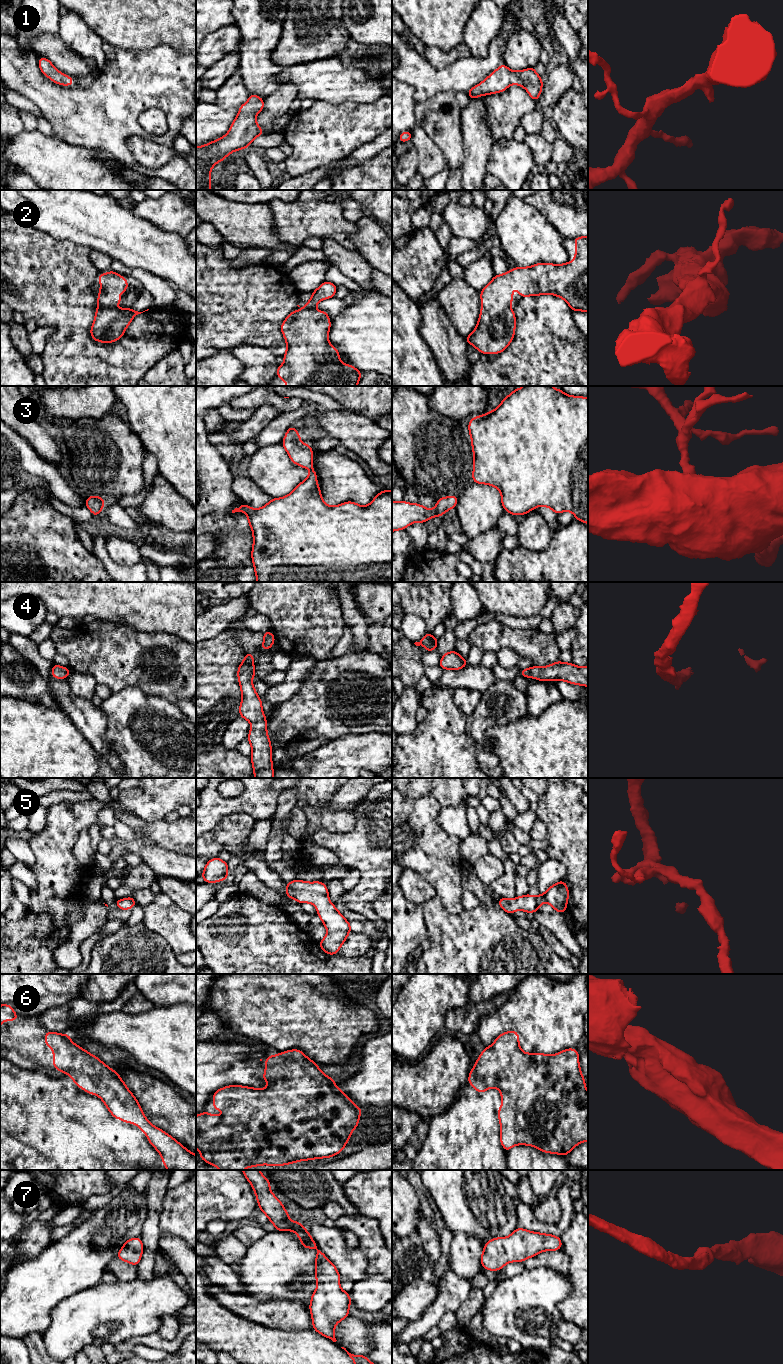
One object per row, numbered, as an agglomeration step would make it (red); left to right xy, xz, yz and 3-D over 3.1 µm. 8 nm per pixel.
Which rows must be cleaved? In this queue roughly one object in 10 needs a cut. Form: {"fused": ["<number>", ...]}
{"fused": []}

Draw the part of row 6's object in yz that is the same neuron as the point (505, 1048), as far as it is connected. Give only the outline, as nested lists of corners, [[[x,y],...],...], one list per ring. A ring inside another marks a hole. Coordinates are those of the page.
[[[515,1030],[501,1033],[490,1047],[485,1047],[475,1062],[474,1067],[469,1073],[468,1084],[482,1094],[485,1090],[498,1088],[501,1093],[502,1106],[497,1110],[500,1121],[500,1143],[504,1150],[508,1152],[515,1145],[534,1146],[544,1153],[559,1154],[566,1156],[578,1144],[588,1141],[588,1092],[585,1086],[585,1078],[582,1075],[579,1065],[579,1053],[576,1048],[564,1049],[554,1055],[544,1053],[524,1053],[519,1045],[519,1033]]]

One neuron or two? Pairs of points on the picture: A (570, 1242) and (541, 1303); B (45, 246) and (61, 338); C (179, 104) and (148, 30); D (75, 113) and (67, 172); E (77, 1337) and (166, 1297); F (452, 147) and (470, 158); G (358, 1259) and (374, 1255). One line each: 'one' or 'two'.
A: two
B: one
C: two
D: two
E: one
F: two
G: two

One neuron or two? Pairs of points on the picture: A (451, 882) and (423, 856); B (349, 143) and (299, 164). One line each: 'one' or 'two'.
A: one
B: one

